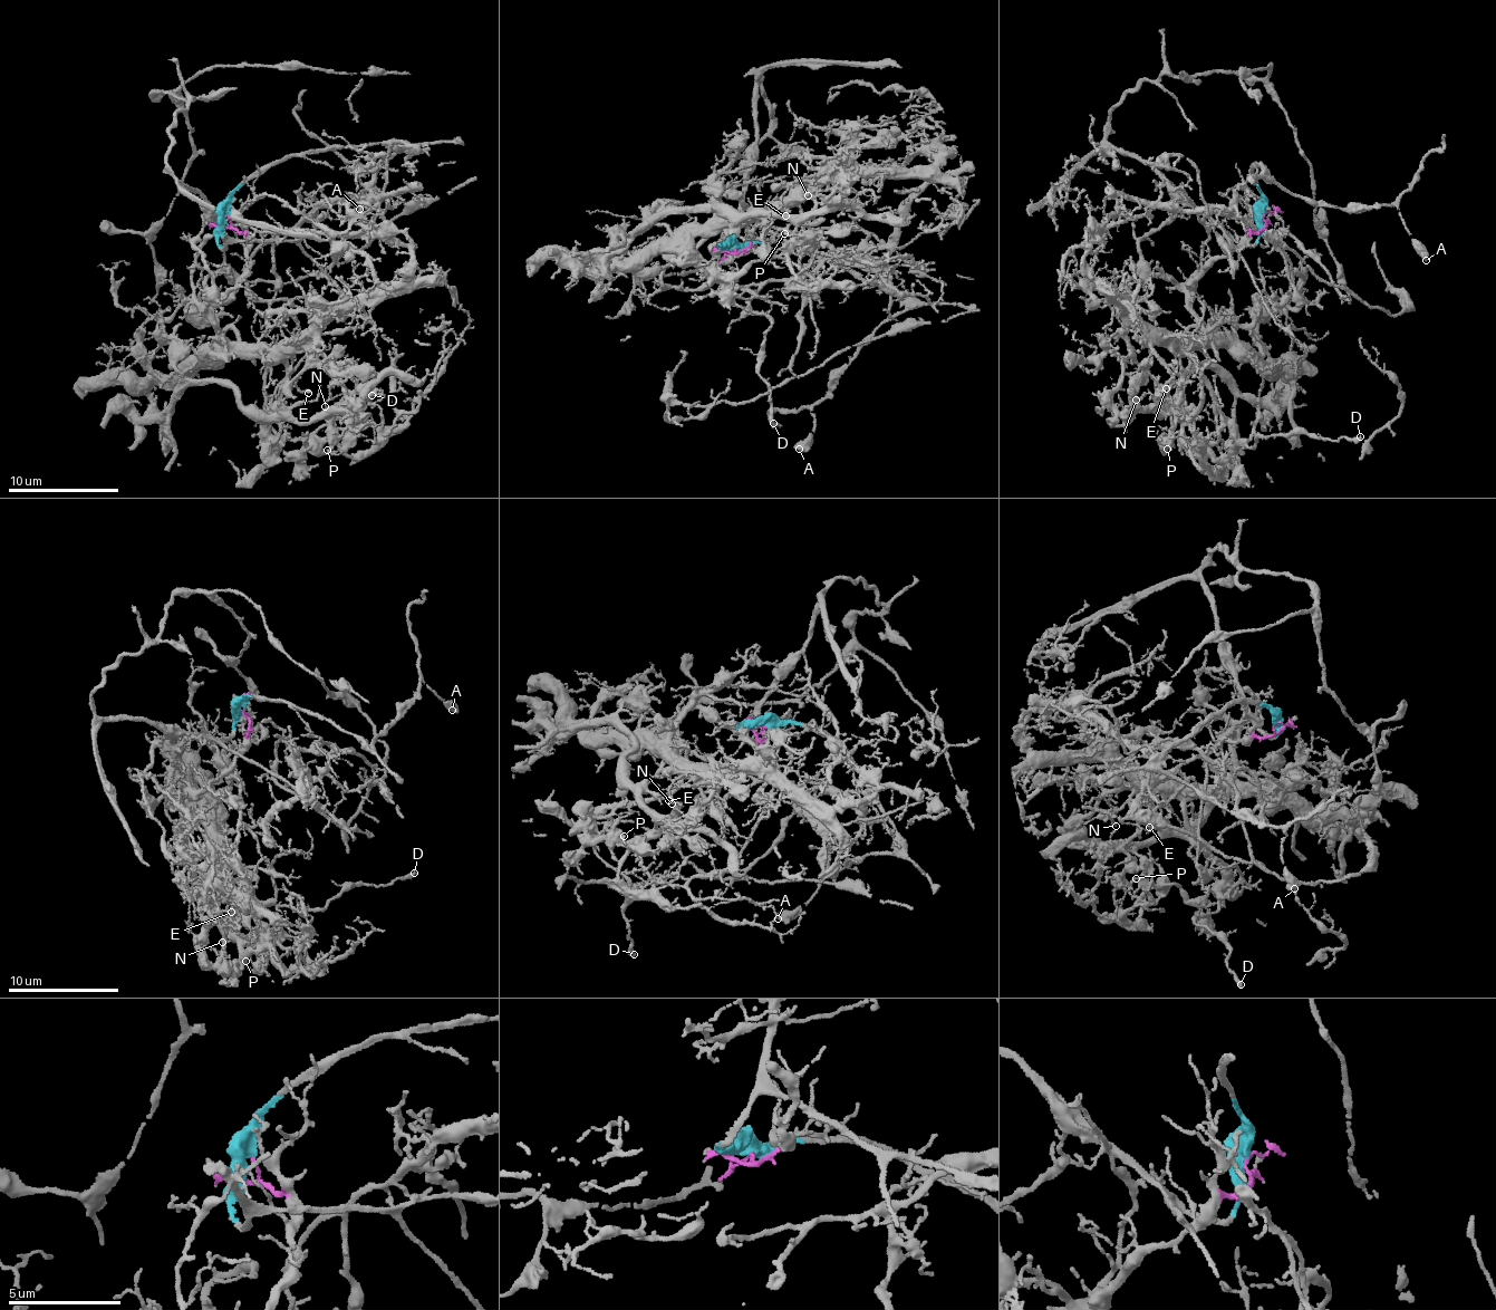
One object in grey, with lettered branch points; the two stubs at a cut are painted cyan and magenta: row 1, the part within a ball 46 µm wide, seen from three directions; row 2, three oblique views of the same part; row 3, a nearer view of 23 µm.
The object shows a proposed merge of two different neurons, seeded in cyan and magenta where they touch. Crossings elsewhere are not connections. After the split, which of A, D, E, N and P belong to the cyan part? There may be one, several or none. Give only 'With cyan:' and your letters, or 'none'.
With cyan: A

